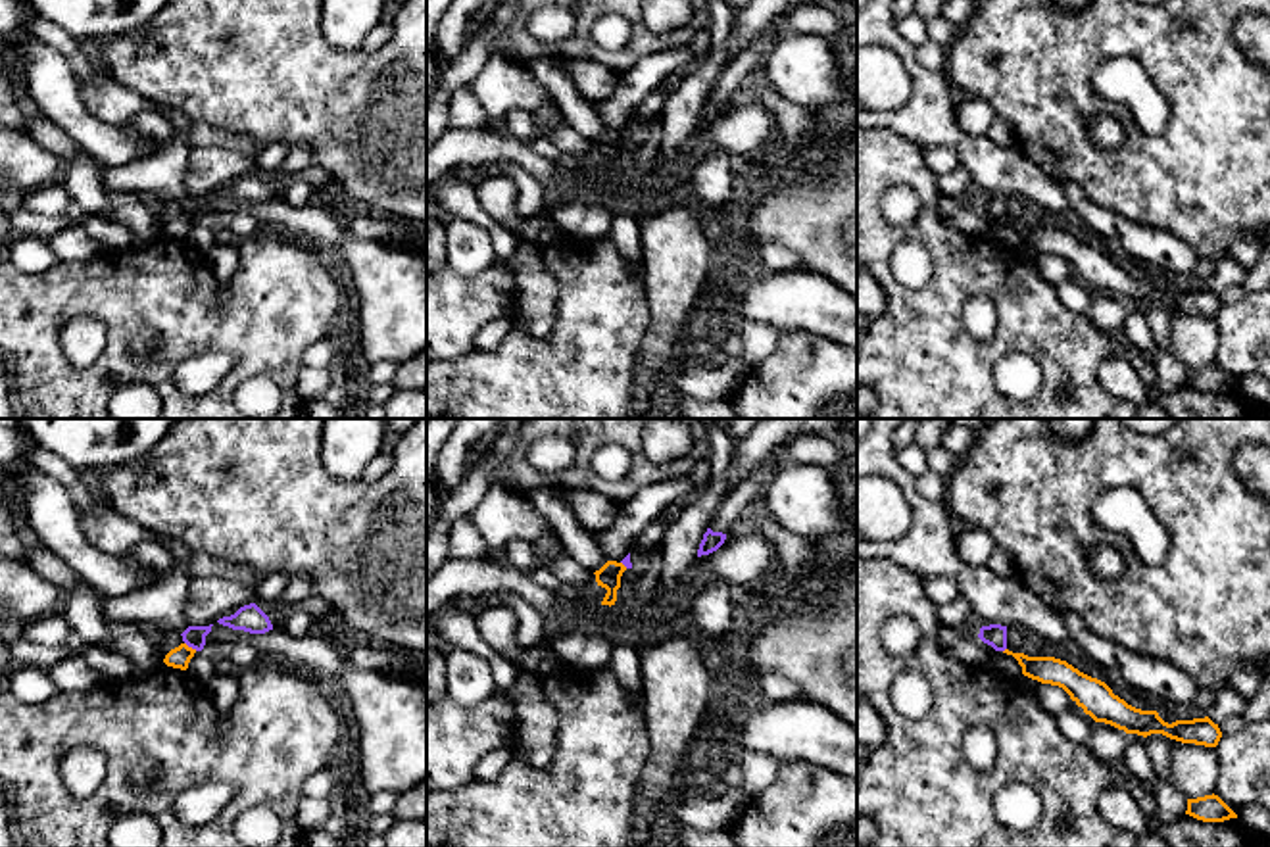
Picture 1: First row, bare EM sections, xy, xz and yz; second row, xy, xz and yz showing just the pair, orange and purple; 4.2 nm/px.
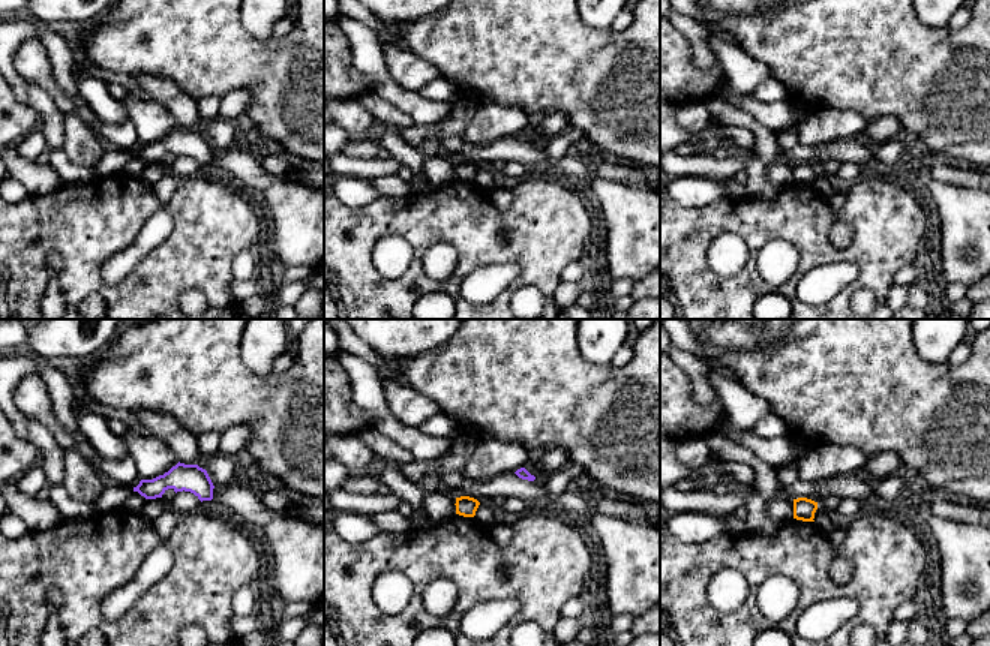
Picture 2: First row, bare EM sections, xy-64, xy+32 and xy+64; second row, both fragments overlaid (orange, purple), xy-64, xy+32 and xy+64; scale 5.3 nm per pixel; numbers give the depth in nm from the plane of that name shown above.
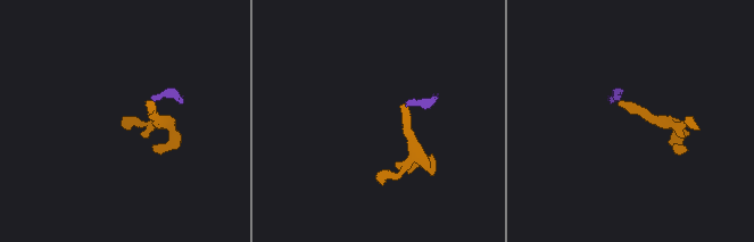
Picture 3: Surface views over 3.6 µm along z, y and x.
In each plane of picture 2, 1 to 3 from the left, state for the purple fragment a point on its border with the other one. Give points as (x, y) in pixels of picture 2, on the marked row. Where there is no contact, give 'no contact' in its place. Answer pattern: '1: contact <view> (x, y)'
1: no contact
2: no contact
3: no contact

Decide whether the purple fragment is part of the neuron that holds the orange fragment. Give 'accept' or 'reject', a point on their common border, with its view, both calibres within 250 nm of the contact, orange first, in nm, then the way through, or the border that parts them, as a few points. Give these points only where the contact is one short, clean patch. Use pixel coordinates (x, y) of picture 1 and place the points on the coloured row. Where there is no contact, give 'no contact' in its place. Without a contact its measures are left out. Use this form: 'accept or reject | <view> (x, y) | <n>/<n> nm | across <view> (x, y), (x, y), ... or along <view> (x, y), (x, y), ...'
reject | xy (191, 648) | 90/100 nm | along xy (185, 642), (196, 650)

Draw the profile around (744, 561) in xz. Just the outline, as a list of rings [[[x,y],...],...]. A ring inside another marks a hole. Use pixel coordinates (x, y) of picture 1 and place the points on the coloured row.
[[[757,528],[730,544],[722,544],[703,561],[694,561],[680,576],[682,592],[692,592],[699,584],[720,578],[736,592],[759,584],[765,572],[776,567],[774,544]]]

